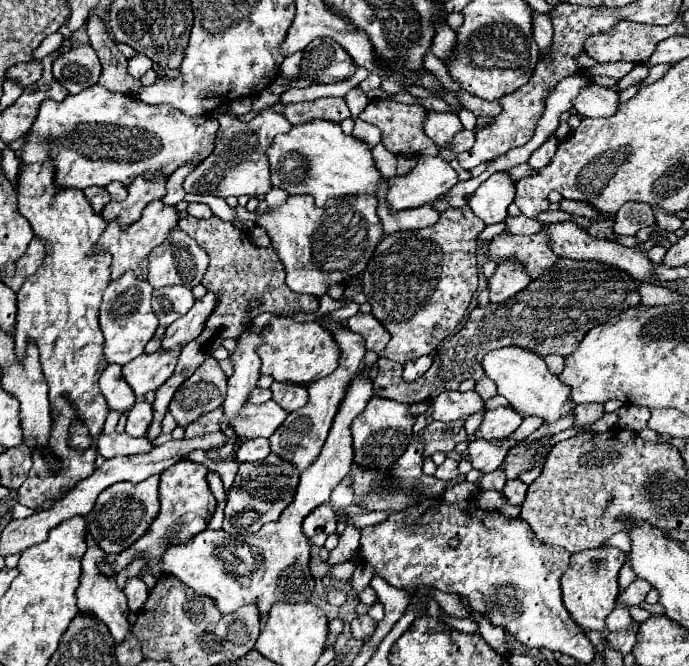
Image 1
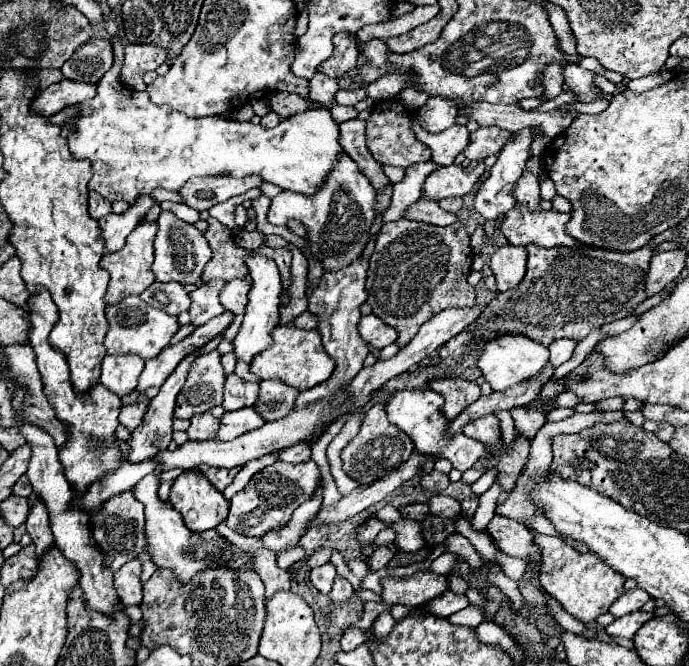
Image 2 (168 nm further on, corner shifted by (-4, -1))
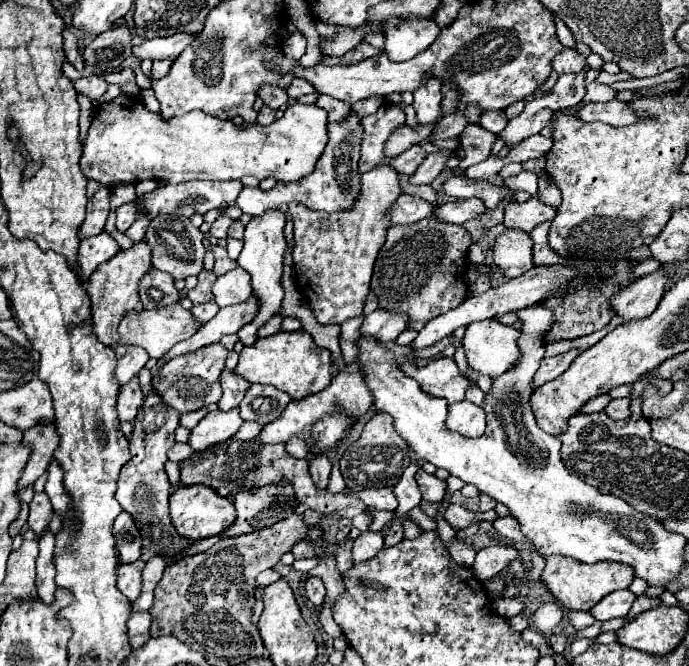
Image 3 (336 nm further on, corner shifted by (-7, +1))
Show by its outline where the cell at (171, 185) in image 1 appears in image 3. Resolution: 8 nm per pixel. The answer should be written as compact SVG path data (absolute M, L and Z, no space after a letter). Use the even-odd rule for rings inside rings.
M158 215L156 219L152 219L146 231L146 241L152 245L152 265L164 273L170 273L174 279L200 275L200 271L204 269L206 255L202 239L202 231L194 227L184 215Z

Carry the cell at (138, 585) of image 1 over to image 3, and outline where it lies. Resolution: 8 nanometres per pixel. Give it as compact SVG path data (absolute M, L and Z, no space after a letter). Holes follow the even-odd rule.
M138 559L130 565L120 565L118 567L118 589L130 599L136 601L140 591L142 591L142 569L144 561Z

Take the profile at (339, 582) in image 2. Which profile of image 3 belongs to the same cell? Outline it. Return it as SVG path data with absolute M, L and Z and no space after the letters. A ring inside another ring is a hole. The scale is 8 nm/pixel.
M352 541L340 543L340 551L336 553L336 569L340 575L344 575L354 563L352 563Z

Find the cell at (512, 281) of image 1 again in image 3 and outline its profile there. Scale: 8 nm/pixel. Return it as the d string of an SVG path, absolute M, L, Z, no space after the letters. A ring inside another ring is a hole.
M506 229L494 245L494 263L506 279L524 275L534 267L532 263L532 239L518 229Z

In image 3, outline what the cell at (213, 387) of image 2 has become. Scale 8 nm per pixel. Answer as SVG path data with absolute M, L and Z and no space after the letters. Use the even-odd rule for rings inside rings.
M216 343L216 345L208 345L202 347L200 351L192 353L192 355L180 355L172 361L168 361L164 367L160 367L158 371L154 371L154 379L152 379L152 387L164 397L164 401L174 407L178 413L184 411L198 411L210 403L218 403L220 395L222 395L222 387L220 387L220 373L224 369L228 351Z

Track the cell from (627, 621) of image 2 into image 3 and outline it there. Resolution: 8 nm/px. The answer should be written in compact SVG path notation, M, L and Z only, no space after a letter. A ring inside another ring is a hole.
M638 597L636 601L634 601L634 605L632 605L632 609L630 609L630 613L624 617L626 621L632 621L632 619L636 619L640 613L644 613L644 611L648 611L648 609L652 609L652 607L656 607L656 605L660 605L660 599L656 597L656 599L650 599L650 597Z

